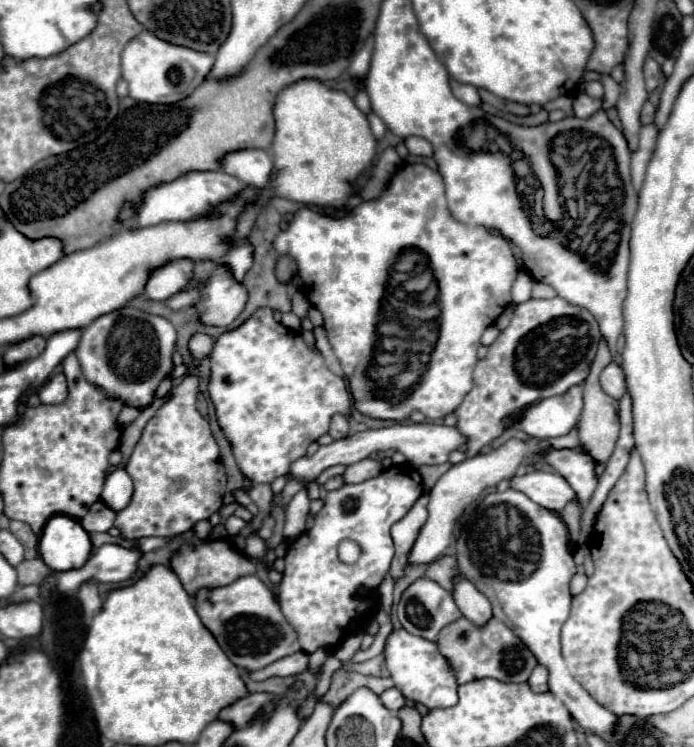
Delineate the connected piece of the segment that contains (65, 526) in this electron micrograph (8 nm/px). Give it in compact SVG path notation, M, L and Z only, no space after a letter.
M53 516L41 532L39 554L51 570L81 568L93 552L89 534L71 516Z

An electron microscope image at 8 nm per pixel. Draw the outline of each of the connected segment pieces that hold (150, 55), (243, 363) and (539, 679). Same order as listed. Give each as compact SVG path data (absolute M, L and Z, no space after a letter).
M147 30L137 34L121 54L121 70L125 72L123 76L125 76L125 82L129 84L129 96L149 104L173 104L183 96L189 96L191 90L195 90L209 76L213 62L215 62L215 56L207 56L205 52L195 52L191 48L179 48L175 44L167 44L165 40L159 40L153 32L147 32Z
M259 308L239 328L217 338L211 352L209 396L215 404L219 426L231 442L231 450L241 474L253 482L267 484L287 474L291 462L305 456L307 446L319 436L327 434L329 422L335 414L341 414L347 420L353 414L353 396L345 380L335 376L327 368L323 356L311 350L299 334L277 322L271 308Z
M541 664L533 670L533 674L529 676L529 686L533 692L547 692L547 668L543 668Z

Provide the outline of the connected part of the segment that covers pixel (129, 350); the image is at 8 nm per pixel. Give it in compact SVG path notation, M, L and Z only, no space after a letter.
M121 308L83 328L75 354L91 384L103 388L111 398L121 398L127 406L145 408L153 402L161 380L171 372L175 342L177 332L167 318L151 316L135 308Z

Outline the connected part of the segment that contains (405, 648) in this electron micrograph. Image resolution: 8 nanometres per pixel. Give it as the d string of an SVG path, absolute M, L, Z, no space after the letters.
M399 628L399 630L391 632L387 638L385 664L395 682L395 688L399 688L407 700L423 704L429 710L449 708L459 702L459 696L457 696L459 684L457 684L455 672L447 664L447 658L439 652L435 642L423 640L421 636L411 636L407 630Z

